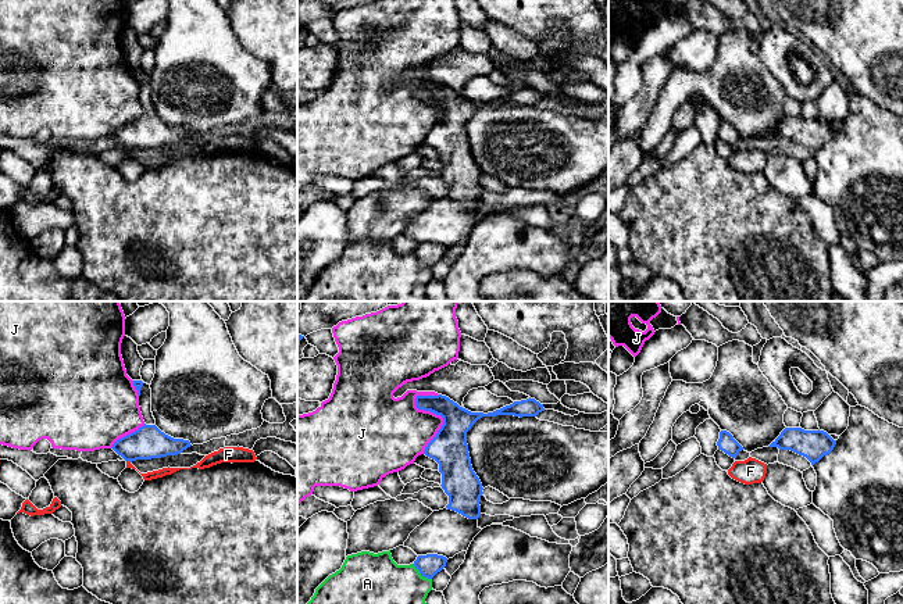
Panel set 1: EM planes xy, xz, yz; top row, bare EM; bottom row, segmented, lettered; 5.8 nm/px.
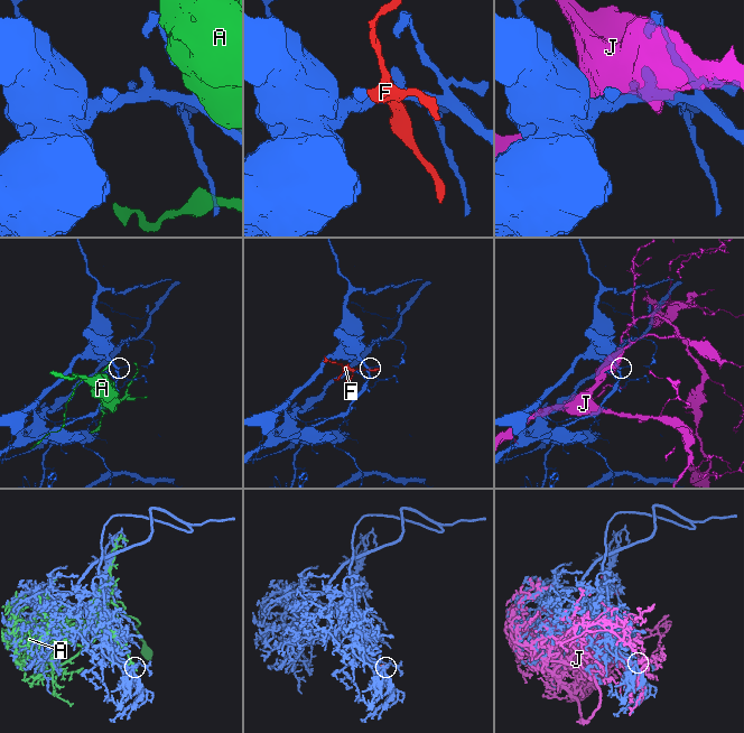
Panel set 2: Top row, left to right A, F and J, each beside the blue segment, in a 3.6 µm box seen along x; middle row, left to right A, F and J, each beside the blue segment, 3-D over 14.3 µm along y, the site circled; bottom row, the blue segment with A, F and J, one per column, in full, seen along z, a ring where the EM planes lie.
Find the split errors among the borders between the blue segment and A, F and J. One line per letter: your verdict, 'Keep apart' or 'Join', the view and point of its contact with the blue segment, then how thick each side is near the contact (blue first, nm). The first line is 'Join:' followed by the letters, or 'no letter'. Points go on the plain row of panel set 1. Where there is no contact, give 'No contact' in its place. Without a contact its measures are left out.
Join: no letter
A: Keep apart. Touches blue at xz (421, 263). Thickness 130 nm (blue) against 440 nm
F: Keep apart. Touches blue at xy (128, 149). Thickness 190 nm (blue) against 50 nm
J: Keep apart. Touches blue at xz (431, 100). Thickness 220 nm (blue) against 400 nm

